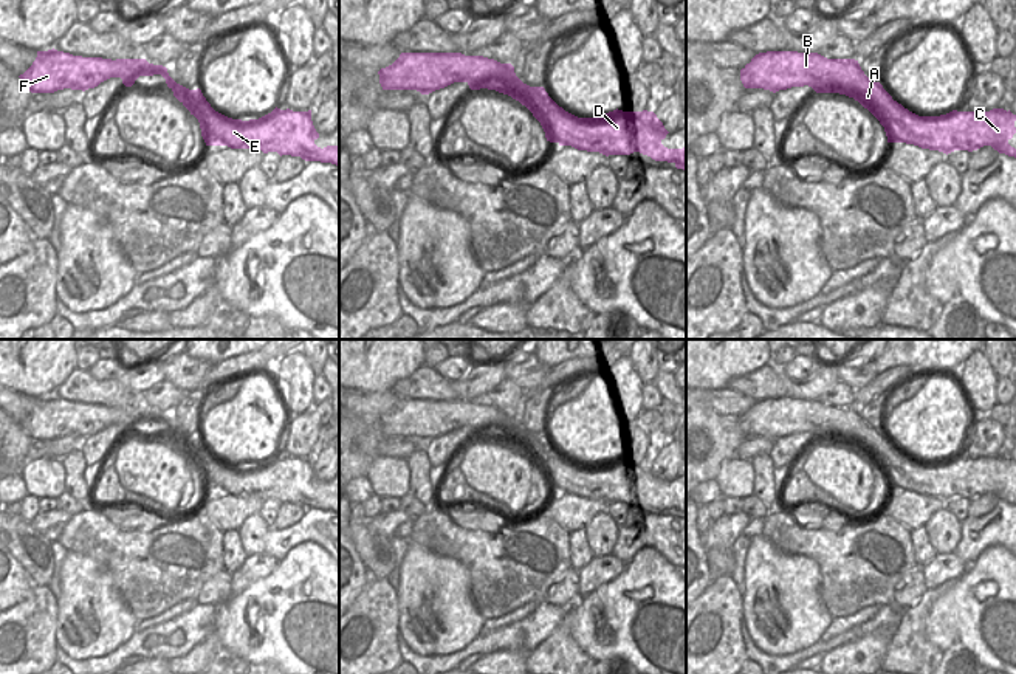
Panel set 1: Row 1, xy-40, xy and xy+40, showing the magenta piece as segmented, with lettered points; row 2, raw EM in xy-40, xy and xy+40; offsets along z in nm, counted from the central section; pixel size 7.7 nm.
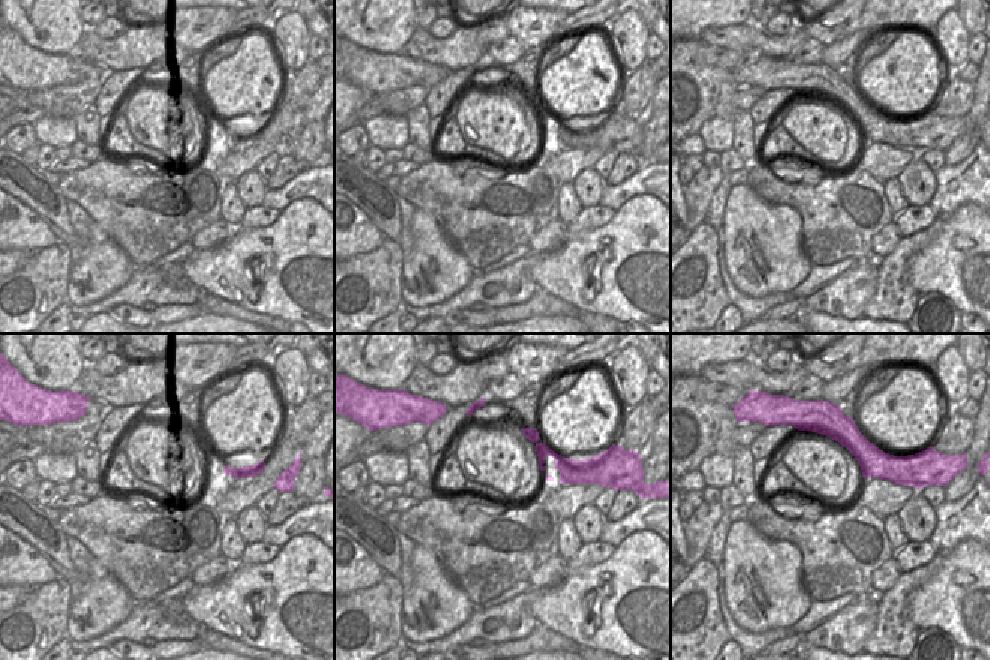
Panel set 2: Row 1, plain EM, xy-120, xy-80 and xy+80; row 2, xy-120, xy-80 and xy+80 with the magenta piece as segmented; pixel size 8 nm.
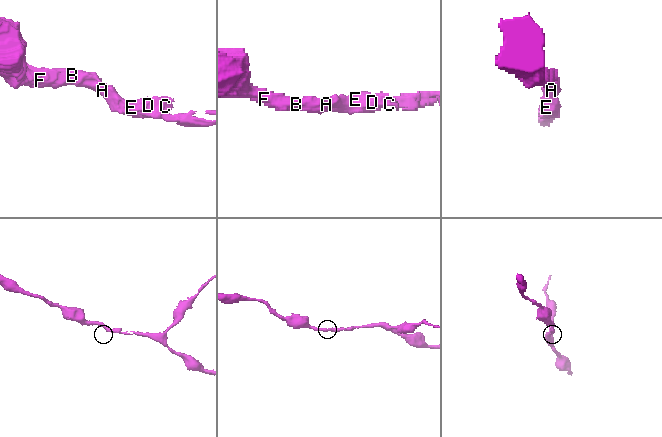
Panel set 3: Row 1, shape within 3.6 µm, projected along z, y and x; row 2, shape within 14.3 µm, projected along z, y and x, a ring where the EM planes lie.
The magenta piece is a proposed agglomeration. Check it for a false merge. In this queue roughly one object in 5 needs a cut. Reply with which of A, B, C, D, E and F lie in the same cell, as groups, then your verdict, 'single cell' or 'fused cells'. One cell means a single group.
A B C D E F; single cell

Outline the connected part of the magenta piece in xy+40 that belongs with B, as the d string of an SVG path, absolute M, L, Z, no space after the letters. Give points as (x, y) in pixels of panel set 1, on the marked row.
M767 51L756 54L740 70L745 88L773 93L791 87L812 87L816 93L839 93L858 101L884 127L887 143L906 143L922 149L951 153L991 146L1016 158L1008 141L1016 133L1016 115L1010 110L957 112L918 116L870 81L855 59L827 59L818 53Z

